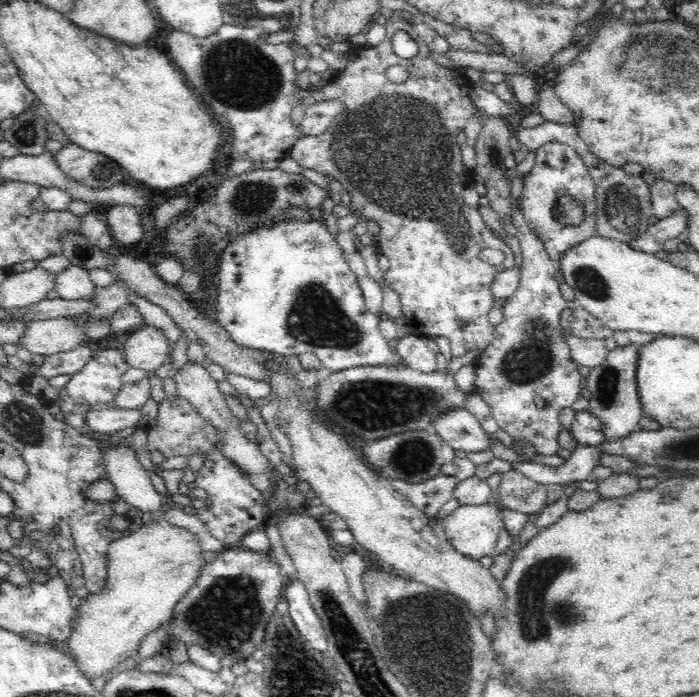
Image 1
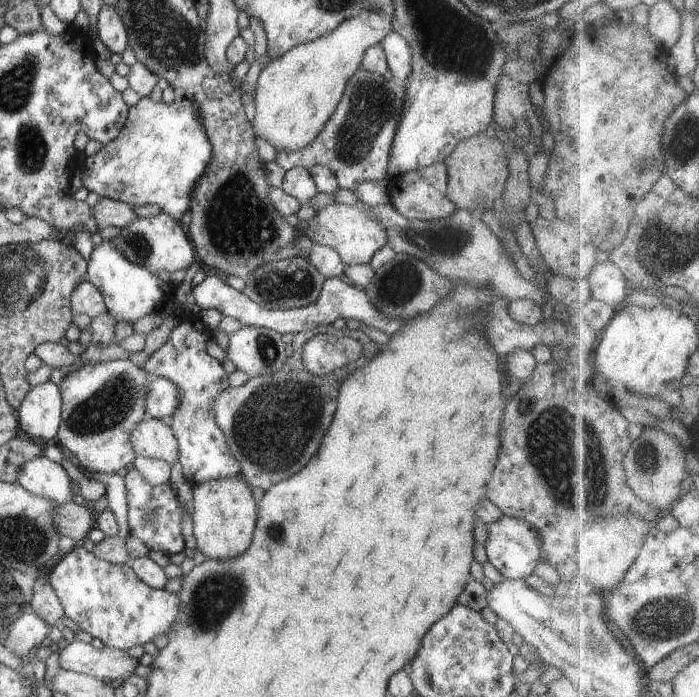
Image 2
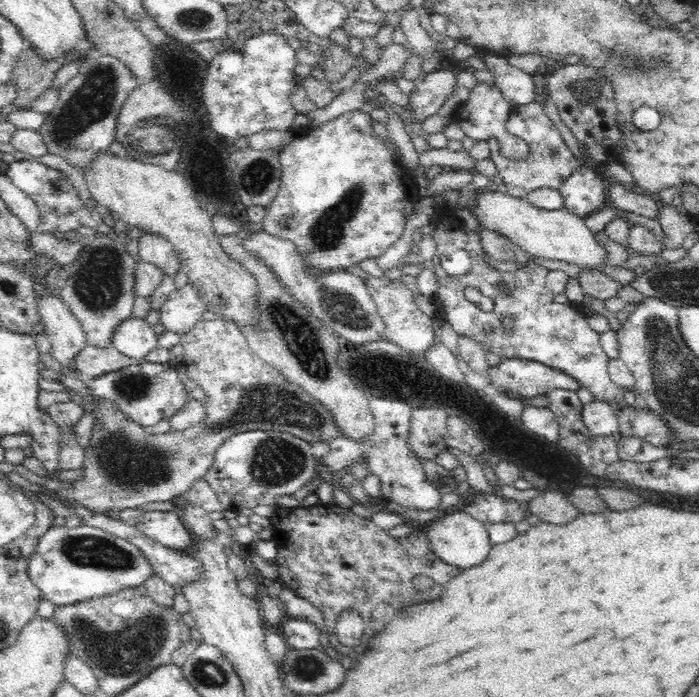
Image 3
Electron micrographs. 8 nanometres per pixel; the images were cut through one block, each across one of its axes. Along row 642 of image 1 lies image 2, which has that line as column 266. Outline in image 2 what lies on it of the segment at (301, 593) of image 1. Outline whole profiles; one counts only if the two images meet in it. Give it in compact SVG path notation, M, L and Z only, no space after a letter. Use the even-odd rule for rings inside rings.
M207 276L201 284L194 288L192 287L191 293L194 295L194 300L196 300L201 309L212 308L214 310L216 308L224 317L235 318L243 325L266 327L267 329L279 332L281 335L289 332L294 334L318 325L332 325L338 318L359 320L359 322L364 322L365 325L377 328L381 332L391 336L406 324L406 321L403 319L389 319L387 315L371 304L369 295L362 290L362 287L352 285L345 278L325 279L324 284L321 286L318 300L299 309L270 310L270 308L264 308L264 304L249 299L242 291L237 291L229 287L225 282L222 282L219 278L211 276Z

